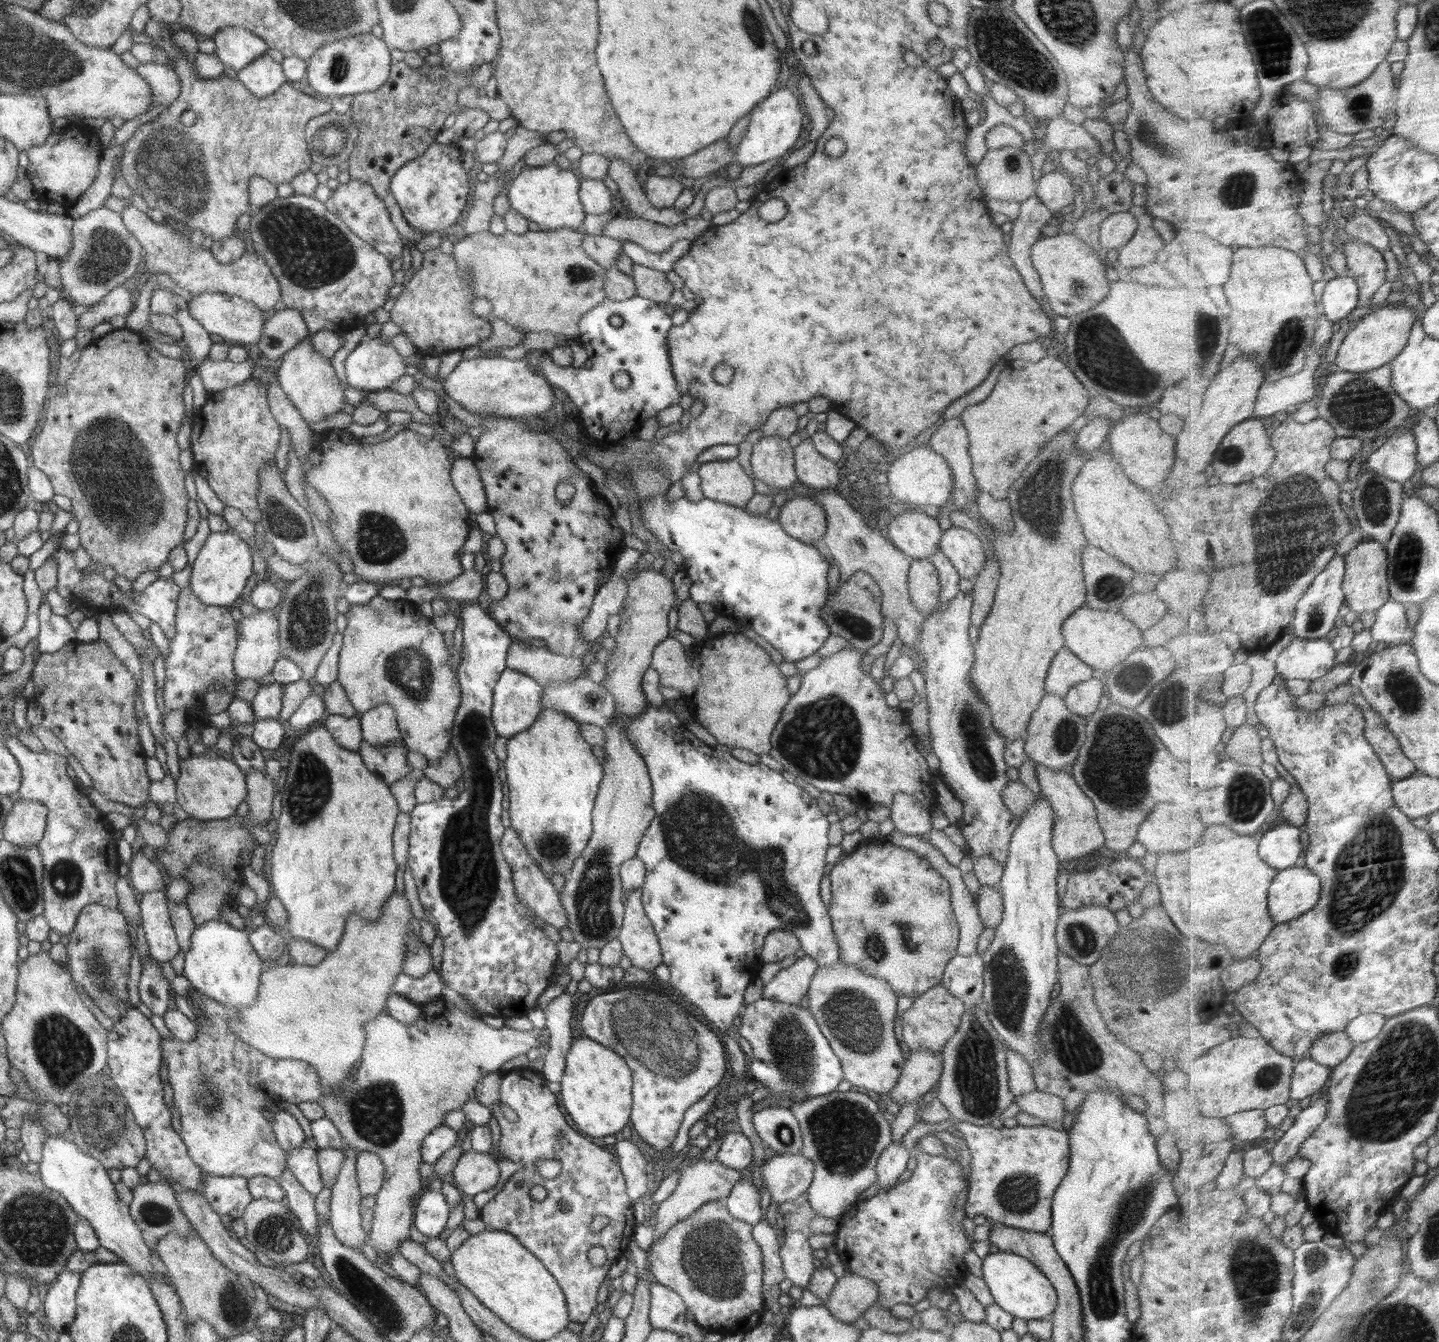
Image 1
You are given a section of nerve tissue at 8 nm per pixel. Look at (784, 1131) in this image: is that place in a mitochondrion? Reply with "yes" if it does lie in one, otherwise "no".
yes

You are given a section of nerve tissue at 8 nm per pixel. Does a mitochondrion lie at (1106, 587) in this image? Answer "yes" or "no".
yes

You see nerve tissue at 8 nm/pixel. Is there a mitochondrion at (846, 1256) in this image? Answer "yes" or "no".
no

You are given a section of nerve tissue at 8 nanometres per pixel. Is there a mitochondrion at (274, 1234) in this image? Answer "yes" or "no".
yes

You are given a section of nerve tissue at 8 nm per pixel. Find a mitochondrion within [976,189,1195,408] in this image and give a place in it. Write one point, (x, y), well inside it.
(1099, 348)

